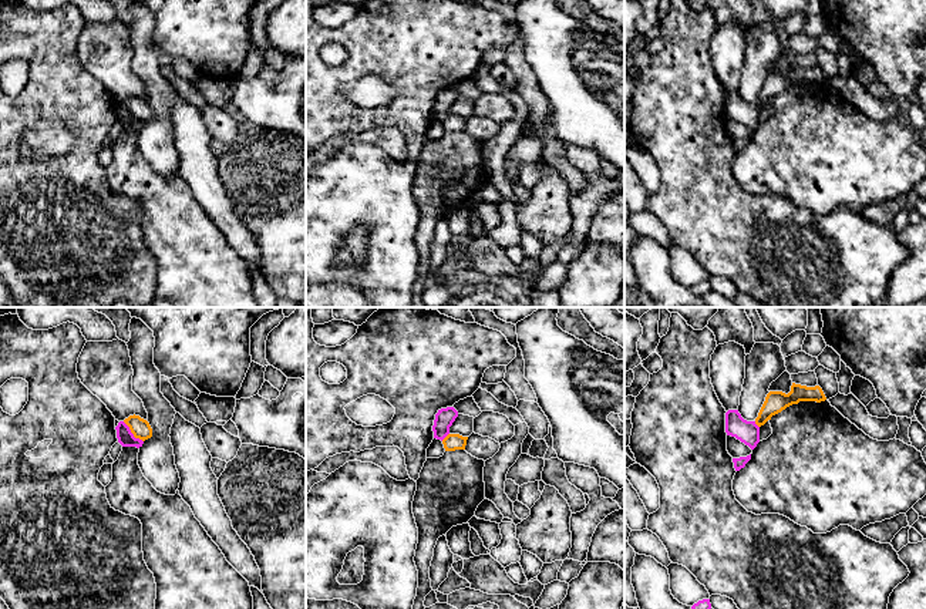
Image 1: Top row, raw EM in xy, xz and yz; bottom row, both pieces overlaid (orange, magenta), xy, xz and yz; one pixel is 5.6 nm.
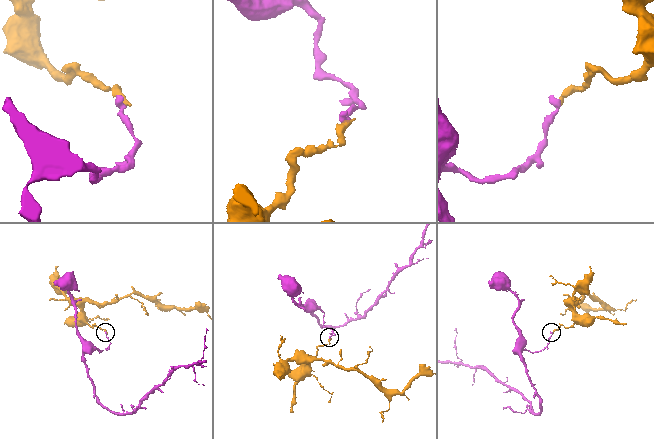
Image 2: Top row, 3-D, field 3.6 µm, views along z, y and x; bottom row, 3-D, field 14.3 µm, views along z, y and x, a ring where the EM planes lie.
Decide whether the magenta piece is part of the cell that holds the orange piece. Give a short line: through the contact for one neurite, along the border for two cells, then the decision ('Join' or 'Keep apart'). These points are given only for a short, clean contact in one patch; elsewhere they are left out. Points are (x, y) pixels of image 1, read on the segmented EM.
Line: xy (123, 421), (142, 441). Keep apart

